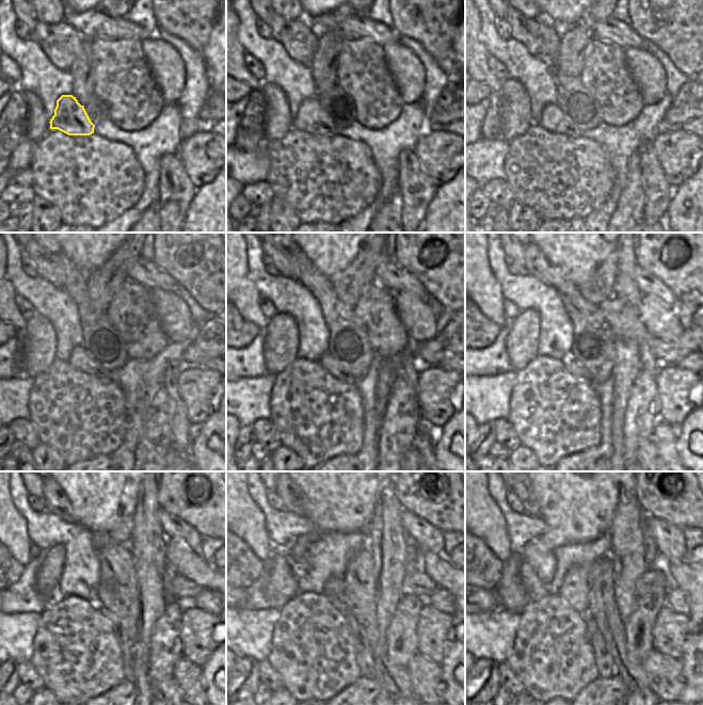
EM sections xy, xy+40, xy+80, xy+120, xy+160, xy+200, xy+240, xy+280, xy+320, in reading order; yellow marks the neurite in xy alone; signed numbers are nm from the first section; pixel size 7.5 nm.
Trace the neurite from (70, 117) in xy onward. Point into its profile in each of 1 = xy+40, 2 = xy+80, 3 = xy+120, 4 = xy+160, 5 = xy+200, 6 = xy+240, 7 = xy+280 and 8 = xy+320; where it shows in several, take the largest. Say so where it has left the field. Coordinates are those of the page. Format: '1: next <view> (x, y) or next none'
1: next xy+40 (310, 117)
2: next xy+80 (553, 119)
3: next xy+120 (79, 359)
4: next xy+160 (326, 361)
5: next xy+200 (571, 364)
6: next xy+240 (126, 645)
7: next xy+280 (364, 658)
8: next xy+320 (605, 665)

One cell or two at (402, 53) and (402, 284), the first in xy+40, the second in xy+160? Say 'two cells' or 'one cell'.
two cells

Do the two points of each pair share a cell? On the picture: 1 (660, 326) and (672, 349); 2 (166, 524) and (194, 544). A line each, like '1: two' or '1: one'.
1: two
2: one

